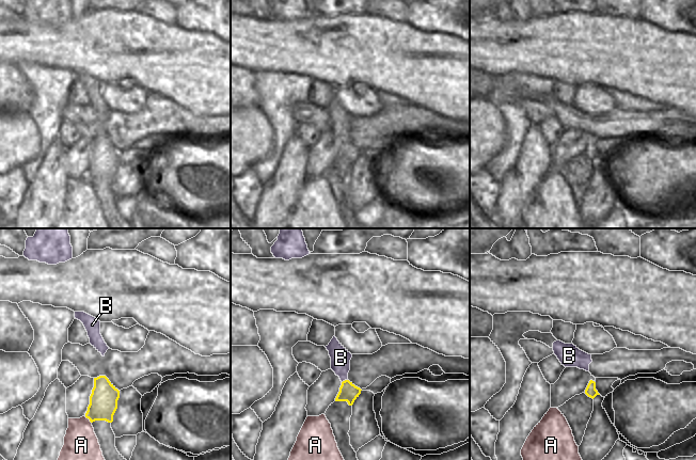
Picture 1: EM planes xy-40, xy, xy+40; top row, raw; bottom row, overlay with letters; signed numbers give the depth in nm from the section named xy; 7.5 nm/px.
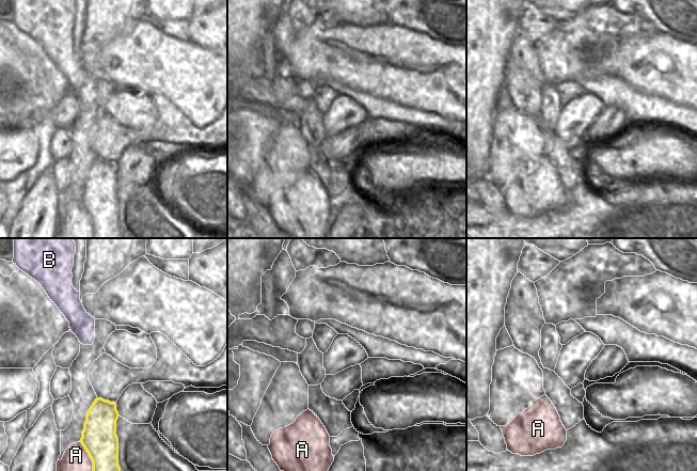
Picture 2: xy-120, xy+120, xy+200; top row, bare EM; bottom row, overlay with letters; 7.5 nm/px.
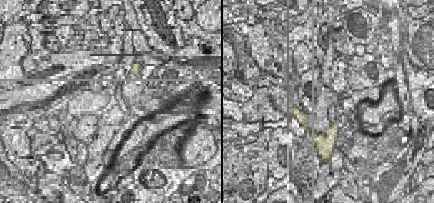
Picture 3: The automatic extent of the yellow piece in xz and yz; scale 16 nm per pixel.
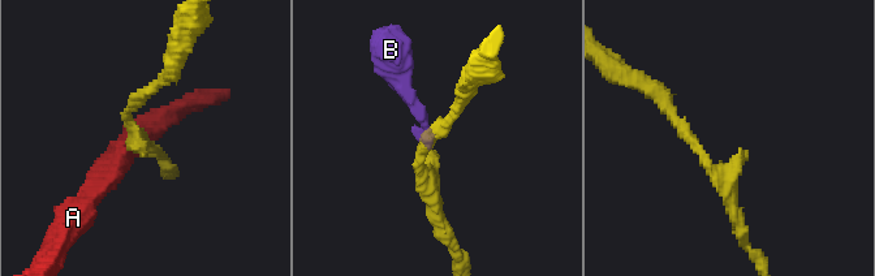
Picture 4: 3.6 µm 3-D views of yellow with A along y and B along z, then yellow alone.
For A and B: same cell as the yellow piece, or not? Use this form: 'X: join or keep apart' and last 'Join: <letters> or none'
A: keep apart
B: keep apart
Join: none

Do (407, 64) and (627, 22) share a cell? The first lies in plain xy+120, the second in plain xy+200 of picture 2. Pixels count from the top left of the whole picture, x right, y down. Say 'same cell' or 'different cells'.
different cells

